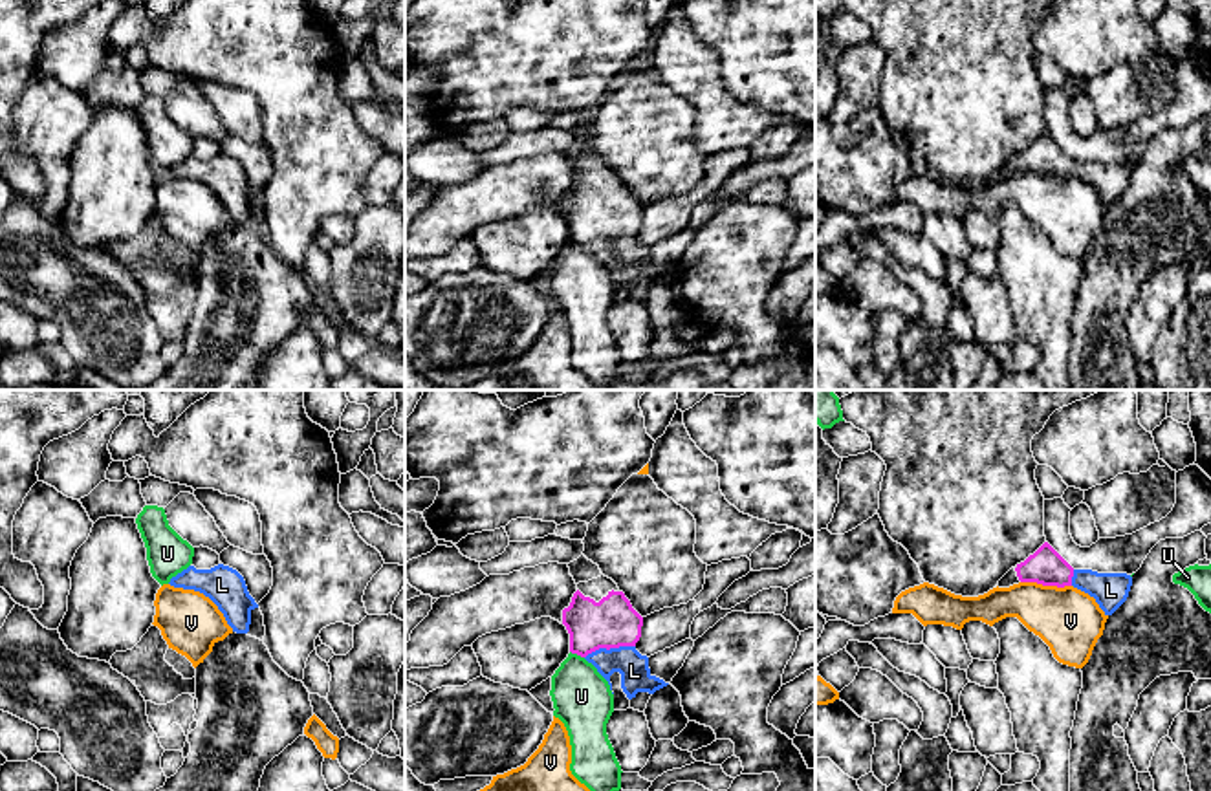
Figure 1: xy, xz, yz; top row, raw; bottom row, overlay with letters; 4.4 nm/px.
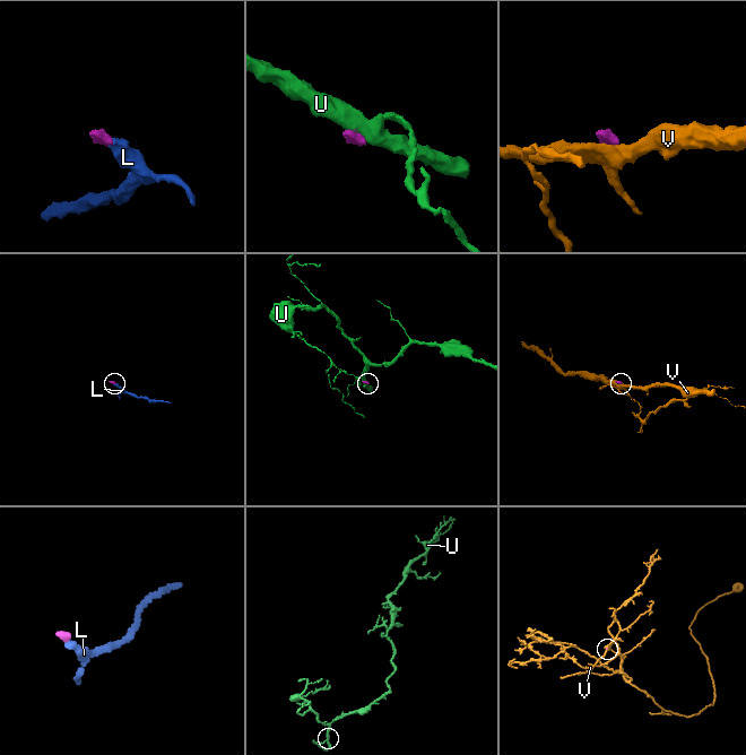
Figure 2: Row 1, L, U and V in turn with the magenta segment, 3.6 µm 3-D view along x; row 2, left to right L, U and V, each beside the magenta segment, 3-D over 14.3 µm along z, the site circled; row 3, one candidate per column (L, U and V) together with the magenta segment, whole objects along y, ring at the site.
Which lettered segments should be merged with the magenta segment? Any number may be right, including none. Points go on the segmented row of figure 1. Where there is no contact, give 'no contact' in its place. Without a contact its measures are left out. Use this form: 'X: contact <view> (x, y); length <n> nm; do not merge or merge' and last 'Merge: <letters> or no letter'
L: contact xz (609, 649); length 240 nm; merge
U: contact xz (578, 654); length 70 nm; do not merge
V: contact yz (1047, 585); length 220 nm; do not merge
Merge: L

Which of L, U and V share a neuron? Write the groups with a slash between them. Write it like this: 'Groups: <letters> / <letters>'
Groups: L / U / V

